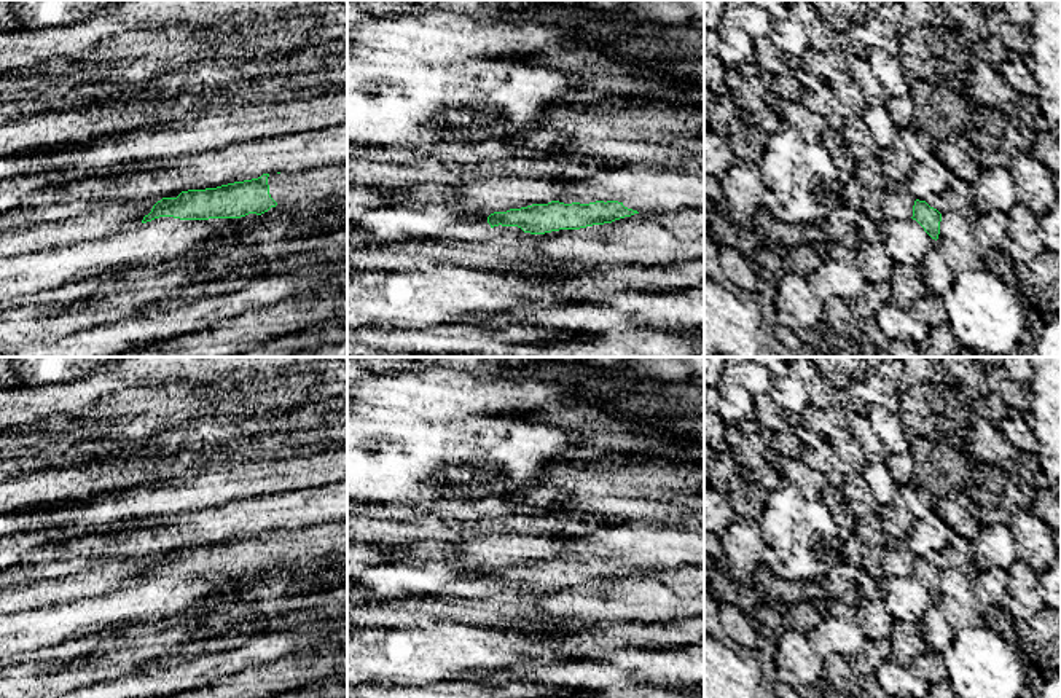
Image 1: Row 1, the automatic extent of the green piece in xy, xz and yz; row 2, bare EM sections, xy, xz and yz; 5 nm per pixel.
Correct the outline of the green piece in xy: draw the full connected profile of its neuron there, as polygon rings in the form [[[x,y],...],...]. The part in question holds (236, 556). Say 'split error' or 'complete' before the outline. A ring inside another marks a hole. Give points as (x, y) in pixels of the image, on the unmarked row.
split error; [[[347,520],[295,531],[263,531],[217,545],[182,548],[177,555],[158,558],[142,580],[159,574],[241,575],[249,571],[261,572],[277,561],[307,561],[330,553],[347,553]]]

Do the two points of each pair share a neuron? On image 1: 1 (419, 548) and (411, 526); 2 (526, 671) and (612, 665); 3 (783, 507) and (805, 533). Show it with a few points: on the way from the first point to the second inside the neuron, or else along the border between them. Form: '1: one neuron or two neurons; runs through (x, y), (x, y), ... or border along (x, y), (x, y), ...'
1: two neurons; border along (429, 539), (387, 544), (384, 547)
2: one neuron; runs through (547, 673), (591, 673)
3: one neuron; runs through (786, 513), (798, 526)

